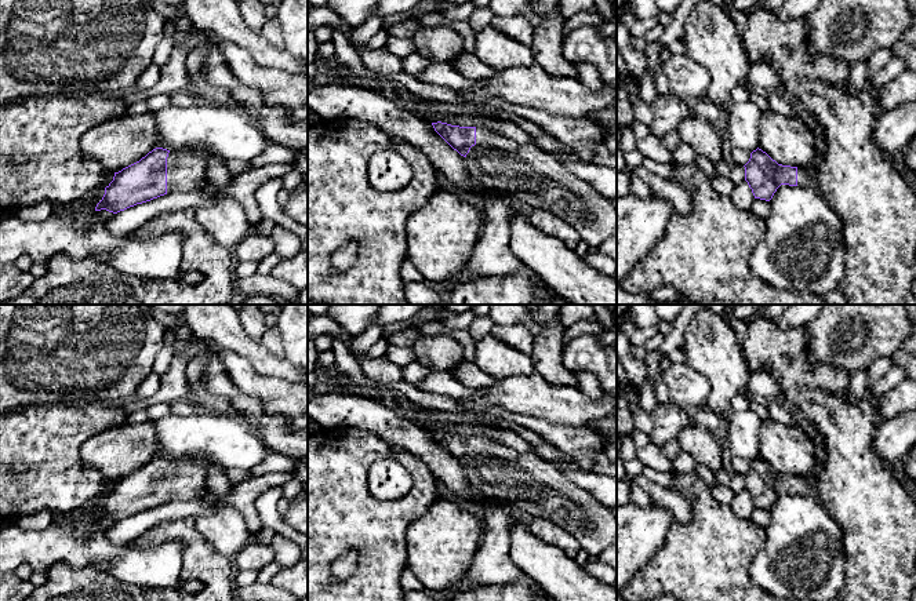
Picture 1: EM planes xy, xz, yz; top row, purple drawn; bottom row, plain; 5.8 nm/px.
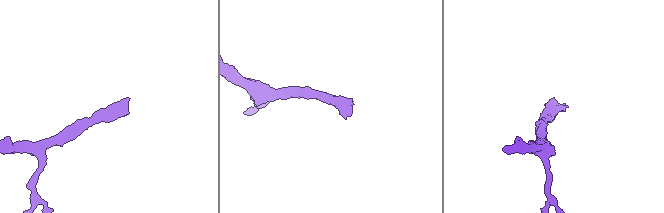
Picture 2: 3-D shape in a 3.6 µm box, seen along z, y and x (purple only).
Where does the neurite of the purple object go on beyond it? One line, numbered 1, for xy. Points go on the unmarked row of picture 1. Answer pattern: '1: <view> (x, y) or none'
1: xy (185, 477)

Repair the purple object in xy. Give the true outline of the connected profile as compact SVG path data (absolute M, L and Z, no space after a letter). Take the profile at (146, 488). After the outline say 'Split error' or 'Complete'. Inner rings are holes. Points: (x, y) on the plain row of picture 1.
M156 456L139 470L114 481L95 520L117 522L171 500L196 500L204 491L207 462Z. Split error

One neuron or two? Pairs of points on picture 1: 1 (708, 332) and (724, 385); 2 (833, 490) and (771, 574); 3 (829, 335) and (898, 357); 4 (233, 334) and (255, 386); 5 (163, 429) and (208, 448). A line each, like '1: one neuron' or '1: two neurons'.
1: one neuron
2: two neurons
3: two neurons
4: two neurons
5: one neuron

